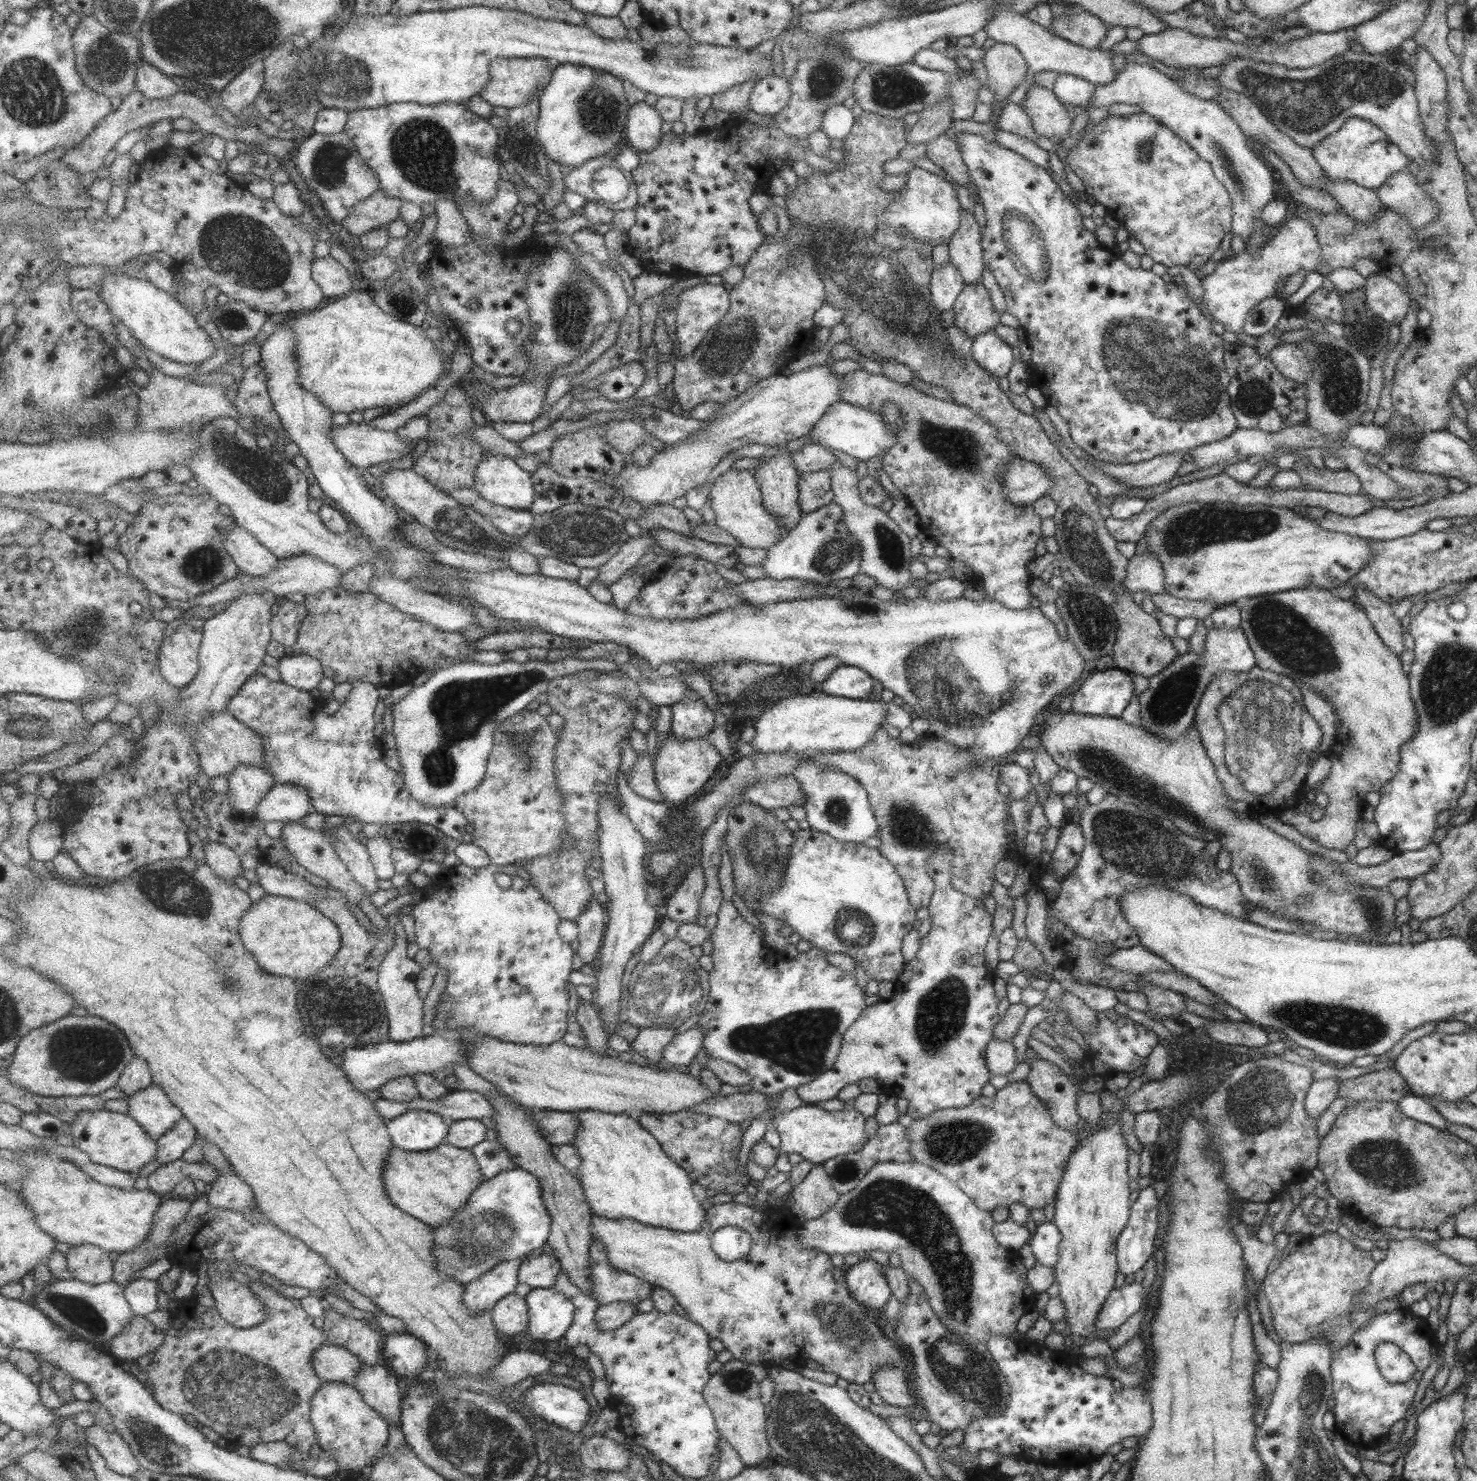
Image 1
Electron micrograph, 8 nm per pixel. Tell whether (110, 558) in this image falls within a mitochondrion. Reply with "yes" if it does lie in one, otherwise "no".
no

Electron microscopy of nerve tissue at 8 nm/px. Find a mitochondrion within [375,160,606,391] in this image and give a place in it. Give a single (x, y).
(573, 307)

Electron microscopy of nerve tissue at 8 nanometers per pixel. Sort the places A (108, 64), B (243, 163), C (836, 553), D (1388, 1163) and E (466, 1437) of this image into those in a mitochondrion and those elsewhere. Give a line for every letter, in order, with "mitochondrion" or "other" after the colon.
A: mitochondrion
B: mitochondrion
C: mitochondrion
D: mitochondrion
E: mitochondrion

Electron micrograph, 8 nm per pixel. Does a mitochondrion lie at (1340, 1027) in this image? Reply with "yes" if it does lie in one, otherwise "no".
yes

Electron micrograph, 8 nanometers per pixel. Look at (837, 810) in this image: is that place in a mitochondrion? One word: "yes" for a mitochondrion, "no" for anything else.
yes

